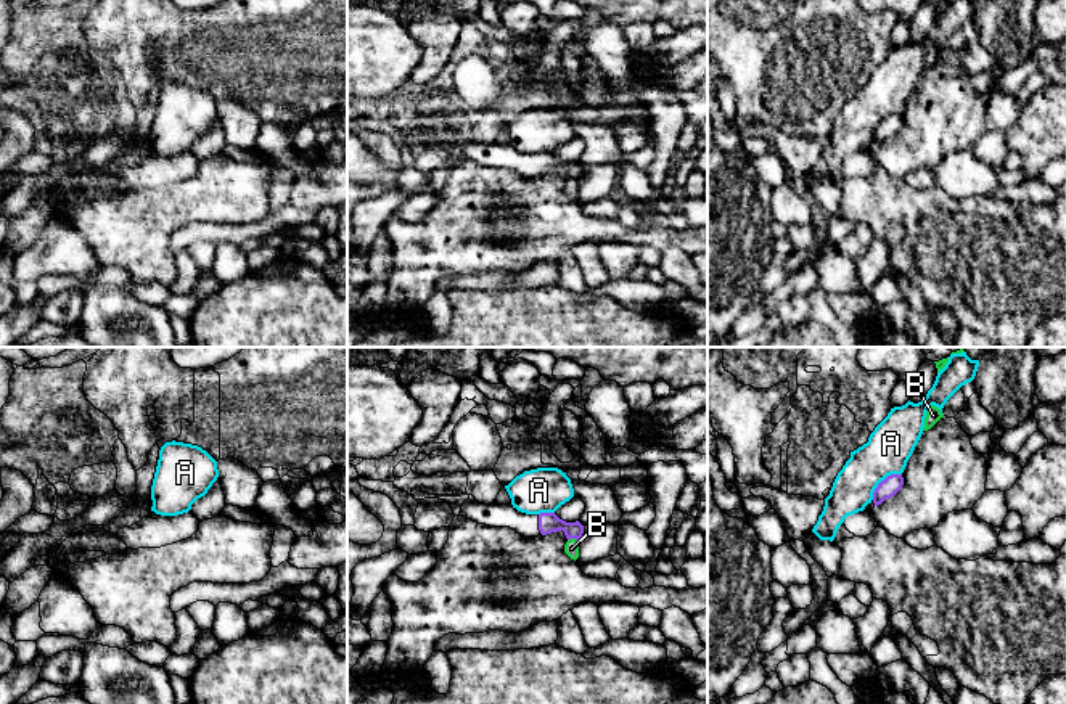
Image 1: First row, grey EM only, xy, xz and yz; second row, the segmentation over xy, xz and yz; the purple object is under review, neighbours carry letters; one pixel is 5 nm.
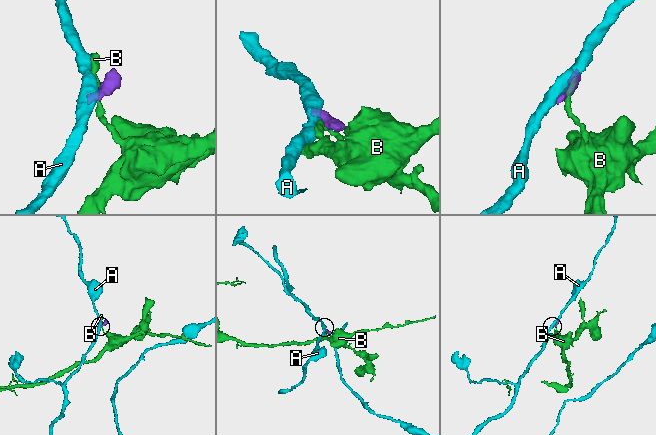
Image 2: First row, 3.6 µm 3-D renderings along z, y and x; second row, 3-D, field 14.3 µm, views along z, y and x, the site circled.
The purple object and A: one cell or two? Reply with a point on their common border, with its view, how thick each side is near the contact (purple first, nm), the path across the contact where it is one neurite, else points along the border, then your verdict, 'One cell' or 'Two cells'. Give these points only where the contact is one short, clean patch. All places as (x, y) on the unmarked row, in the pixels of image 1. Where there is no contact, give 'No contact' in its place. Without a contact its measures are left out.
Touches purple at yz (881, 121). Thickness 90 nm (purple) against 220 nm. Boundary: yz (901, 113), (886, 116), (875, 129), (872, 139). Two cells

